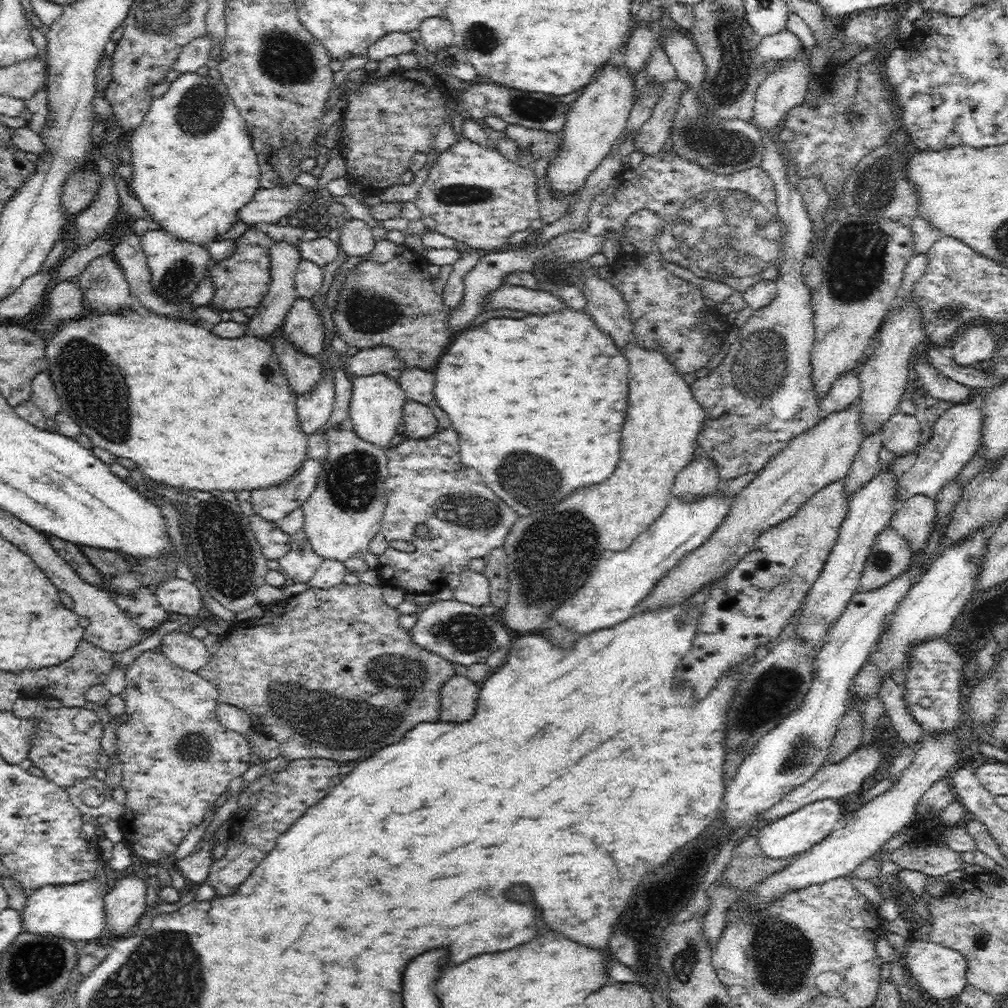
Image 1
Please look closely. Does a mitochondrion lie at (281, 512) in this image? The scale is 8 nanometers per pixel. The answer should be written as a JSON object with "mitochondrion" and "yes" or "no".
{"mitochondrion":"no"}

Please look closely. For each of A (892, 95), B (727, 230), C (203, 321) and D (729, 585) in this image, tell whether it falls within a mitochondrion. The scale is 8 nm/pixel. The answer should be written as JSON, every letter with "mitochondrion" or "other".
{"A":"other","B":"mitochondrion","C":"other","D":"other"}

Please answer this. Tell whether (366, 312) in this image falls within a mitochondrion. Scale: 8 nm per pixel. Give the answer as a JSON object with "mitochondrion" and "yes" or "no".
{"mitochondrion":"yes"}

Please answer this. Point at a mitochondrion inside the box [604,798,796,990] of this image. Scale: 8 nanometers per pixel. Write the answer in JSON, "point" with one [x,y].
{"point":[685,959]}

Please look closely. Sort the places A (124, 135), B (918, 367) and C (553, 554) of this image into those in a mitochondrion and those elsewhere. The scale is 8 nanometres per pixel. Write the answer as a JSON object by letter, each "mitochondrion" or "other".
{"A":"other","B":"other","C":"mitochondrion"}

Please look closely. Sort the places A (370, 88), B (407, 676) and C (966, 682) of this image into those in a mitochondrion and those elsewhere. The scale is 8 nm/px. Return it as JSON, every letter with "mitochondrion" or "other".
{"A":"other","B":"mitochondrion","C":"other"}

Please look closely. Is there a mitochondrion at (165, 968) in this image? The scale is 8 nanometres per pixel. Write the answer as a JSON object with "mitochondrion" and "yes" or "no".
{"mitochondrion":"yes"}

